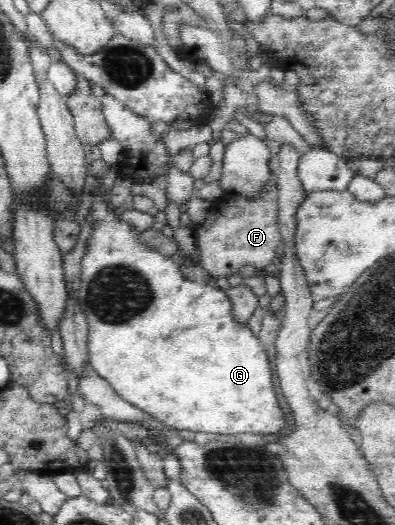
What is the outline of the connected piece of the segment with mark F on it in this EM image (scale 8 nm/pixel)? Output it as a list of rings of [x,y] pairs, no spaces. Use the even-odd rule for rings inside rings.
[[[273,181],[265,182],[259,195],[256,198],[237,195],[220,204],[216,202],[218,212],[209,212],[202,224],[195,226],[195,250],[200,256],[195,266],[197,271],[209,278],[230,278],[232,274],[238,274],[242,266],[264,268],[274,262],[276,252],[282,244],[277,217],[277,186]]]

